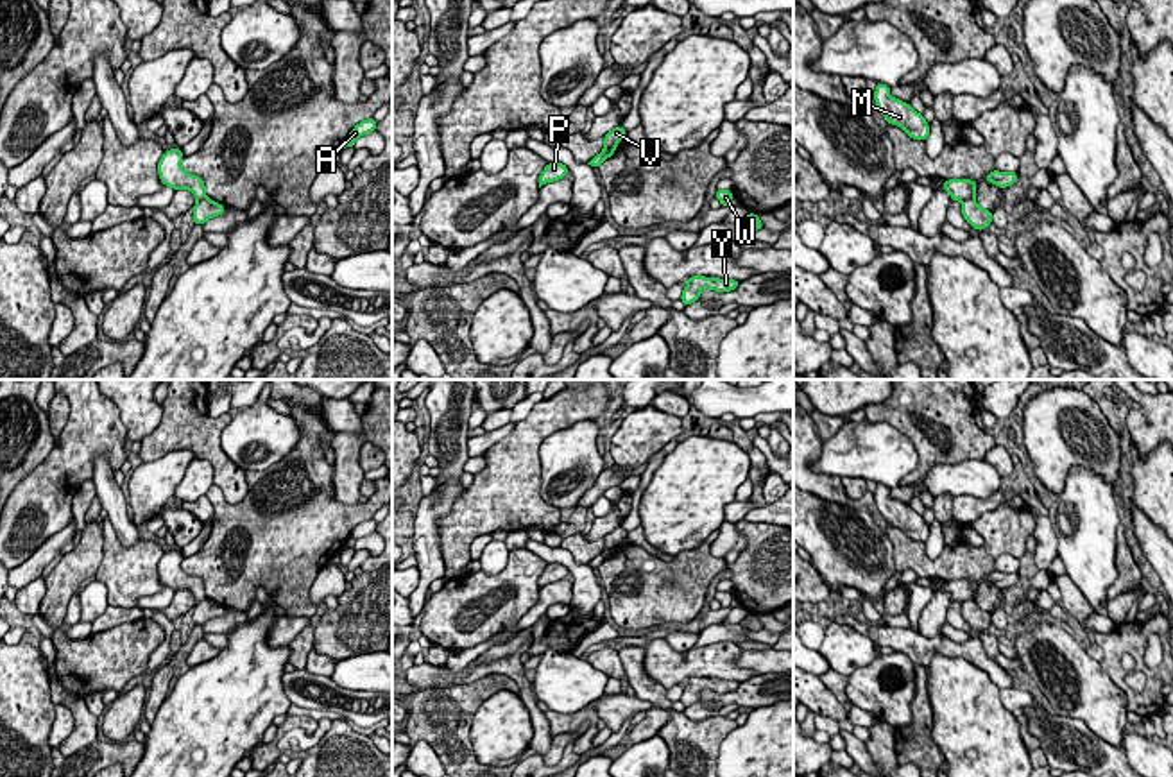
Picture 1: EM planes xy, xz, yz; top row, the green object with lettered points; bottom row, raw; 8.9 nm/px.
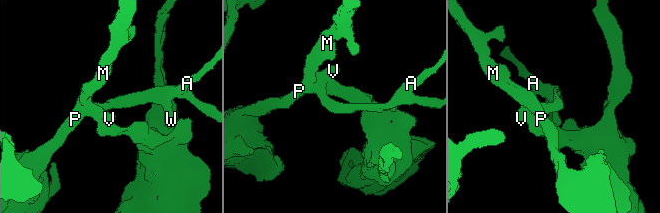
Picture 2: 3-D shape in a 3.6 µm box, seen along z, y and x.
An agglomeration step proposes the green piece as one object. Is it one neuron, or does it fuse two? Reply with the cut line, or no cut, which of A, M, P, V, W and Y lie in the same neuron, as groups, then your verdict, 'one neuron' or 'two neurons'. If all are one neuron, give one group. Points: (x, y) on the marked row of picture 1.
cut yz (973, 197), (962, 201); groups A M P V W / Y; two neurons

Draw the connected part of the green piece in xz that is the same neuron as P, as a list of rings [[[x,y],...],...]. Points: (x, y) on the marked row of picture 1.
[[[553,161],[553,163],[548,163],[544,166],[544,170],[541,172],[539,179],[537,179],[537,184],[539,188],[546,183],[553,183],[553,181],[559,181],[559,179],[564,179],[564,175],[568,174],[568,166],[564,163],[559,163],[559,161]]]

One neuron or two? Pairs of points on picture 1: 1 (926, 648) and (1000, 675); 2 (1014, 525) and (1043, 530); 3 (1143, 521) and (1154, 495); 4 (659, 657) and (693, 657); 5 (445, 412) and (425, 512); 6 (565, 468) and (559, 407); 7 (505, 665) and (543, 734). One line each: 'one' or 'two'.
1: one
2: two
3: two
4: one
5: one
6: two
7: one

